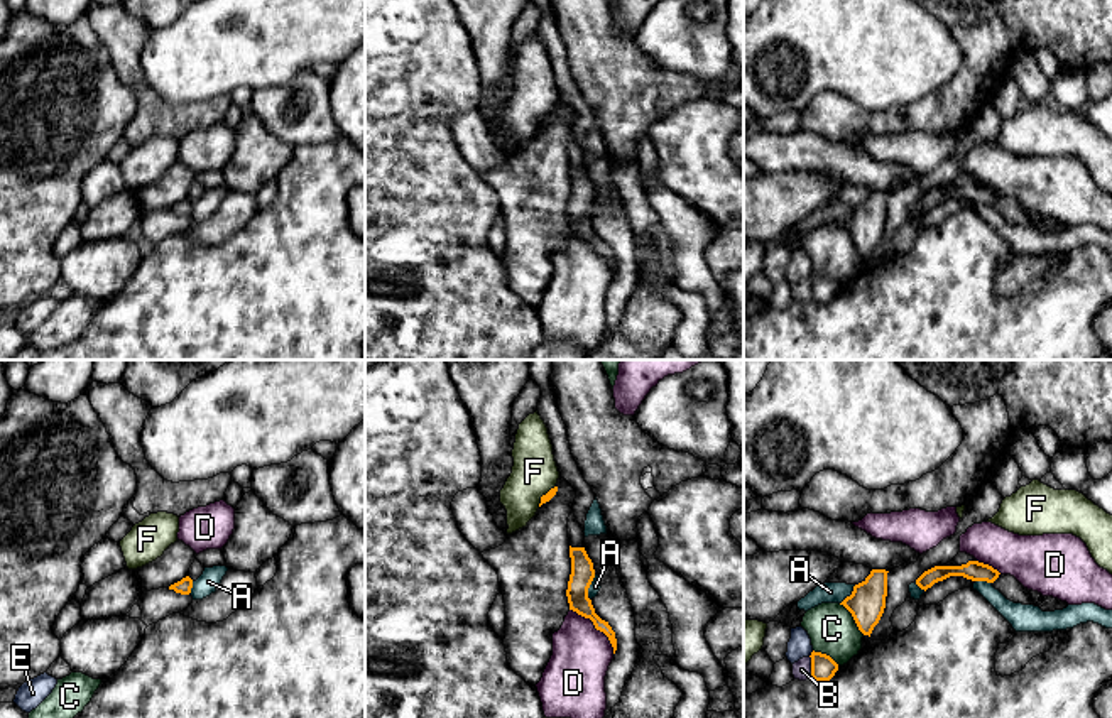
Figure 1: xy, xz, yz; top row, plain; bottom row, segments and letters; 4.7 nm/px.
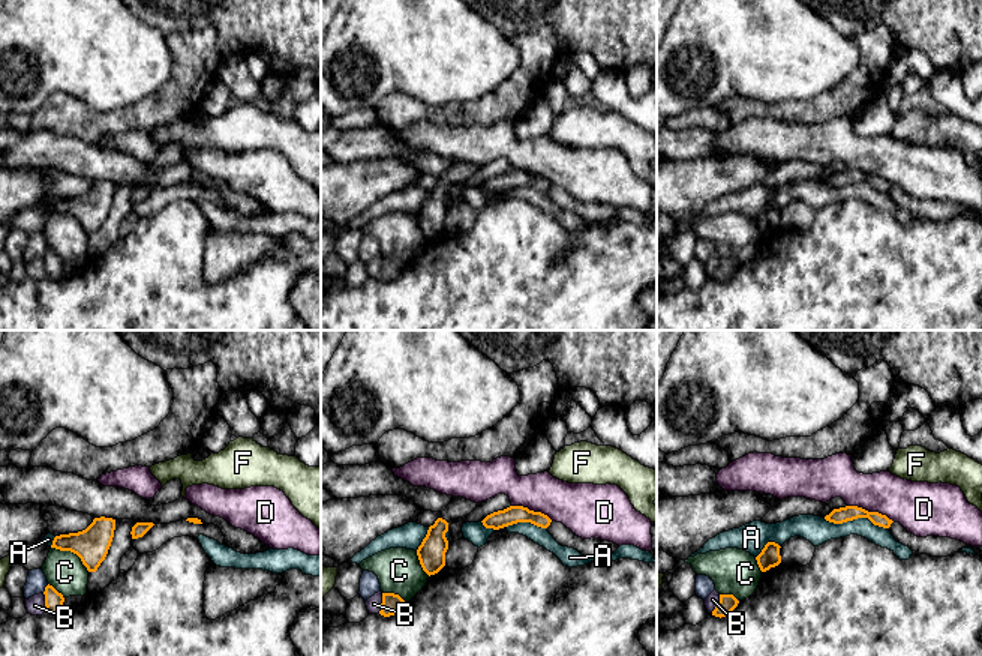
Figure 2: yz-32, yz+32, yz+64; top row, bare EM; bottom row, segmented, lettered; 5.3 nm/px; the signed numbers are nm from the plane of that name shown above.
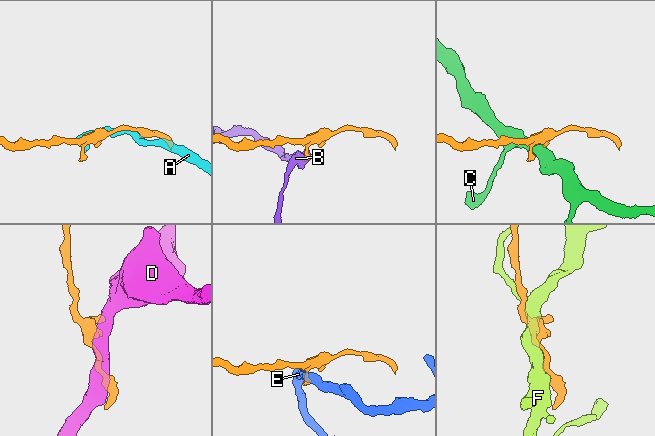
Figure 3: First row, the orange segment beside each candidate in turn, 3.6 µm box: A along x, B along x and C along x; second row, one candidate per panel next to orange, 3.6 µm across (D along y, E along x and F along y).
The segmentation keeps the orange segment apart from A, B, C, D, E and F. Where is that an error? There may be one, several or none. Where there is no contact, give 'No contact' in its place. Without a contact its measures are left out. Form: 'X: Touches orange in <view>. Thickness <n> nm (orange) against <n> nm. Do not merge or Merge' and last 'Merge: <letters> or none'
A: Touches orange in xz. Thickness 110 nm (orange) against 50 nm. Do not merge
B: Touches orange in yz. Thickness 120 nm (orange) against 90 nm. Do not merge
C: Touches orange in yz. Thickness 170 nm (orange) against 220 nm. Do not merge
D: Touches orange in xz. Thickness 110 nm (orange) against 280 nm. Do not merge
E: Touches orange in yz. Thickness 120 nm (orange) against 110 nm. Do not merge
F: Touches orange in xz. Thickness 40 nm (orange) against 220 nm. Do not merge
Merge: none

